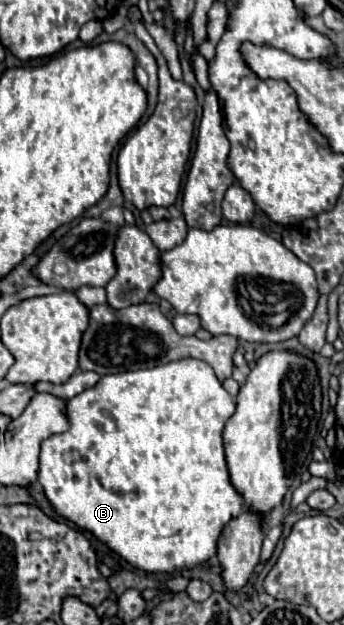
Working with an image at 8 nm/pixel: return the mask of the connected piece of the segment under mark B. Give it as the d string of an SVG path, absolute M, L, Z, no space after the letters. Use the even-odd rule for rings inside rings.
M179 359L179 361L167 363L161 367L153 367L153 369L105 375L105 377L101 377L101 381L95 387L85 389L83 393L65 401L65 415L67 415L71 427L69 427L69 431L51 435L49 439L45 439L41 443L37 481L43 487L43 493L49 501L49 505L55 509L55 513L73 521L77 527L91 531L99 541L103 541L111 551L115 551L135 569L141 569L147 573L175 573L181 569L193 569L215 555L217 539L219 539L225 523L229 523L229 519L233 519L233 515L241 515L241 511L243 511L243 497L233 489L233 485L229 481L225 455L223 455L223 439L221 439L223 427L229 421L229 417L233 415L233 411L235 411L235 401L217 381L213 369L201 359Z

